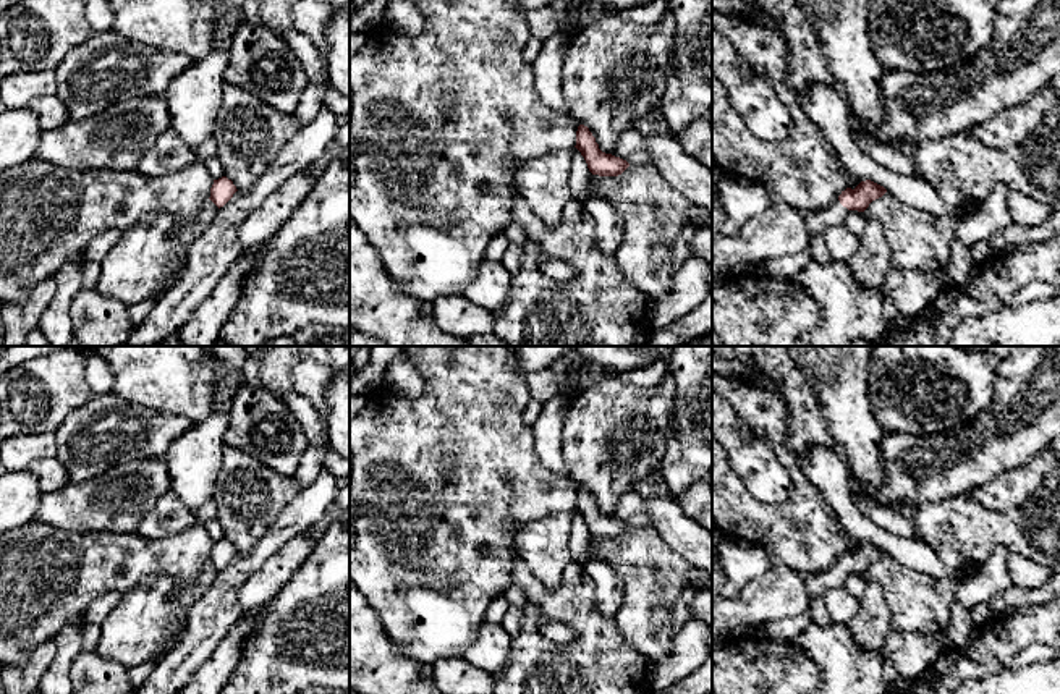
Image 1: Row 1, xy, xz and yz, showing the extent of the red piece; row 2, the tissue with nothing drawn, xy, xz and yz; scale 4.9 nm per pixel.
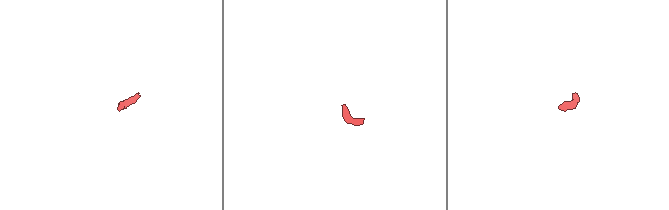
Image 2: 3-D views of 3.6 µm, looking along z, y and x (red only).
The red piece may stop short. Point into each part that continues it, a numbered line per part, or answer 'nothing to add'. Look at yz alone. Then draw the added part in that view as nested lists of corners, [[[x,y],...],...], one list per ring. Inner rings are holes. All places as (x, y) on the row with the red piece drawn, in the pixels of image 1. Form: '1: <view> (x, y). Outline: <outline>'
1: yz (816, 224). Outline: [[[837,199],[830,207],[817,214],[804,214],[809,238],[824,233],[827,228],[833,225],[843,223],[846,212],[848,209],[843,207]]]

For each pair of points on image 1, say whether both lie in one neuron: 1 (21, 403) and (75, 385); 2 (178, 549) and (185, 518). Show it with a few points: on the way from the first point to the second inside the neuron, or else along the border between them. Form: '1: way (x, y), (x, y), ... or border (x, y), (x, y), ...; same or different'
1: way (34, 397), (52, 385), (62, 385); same
2: border (198, 521), (165, 536), (144, 537); different

